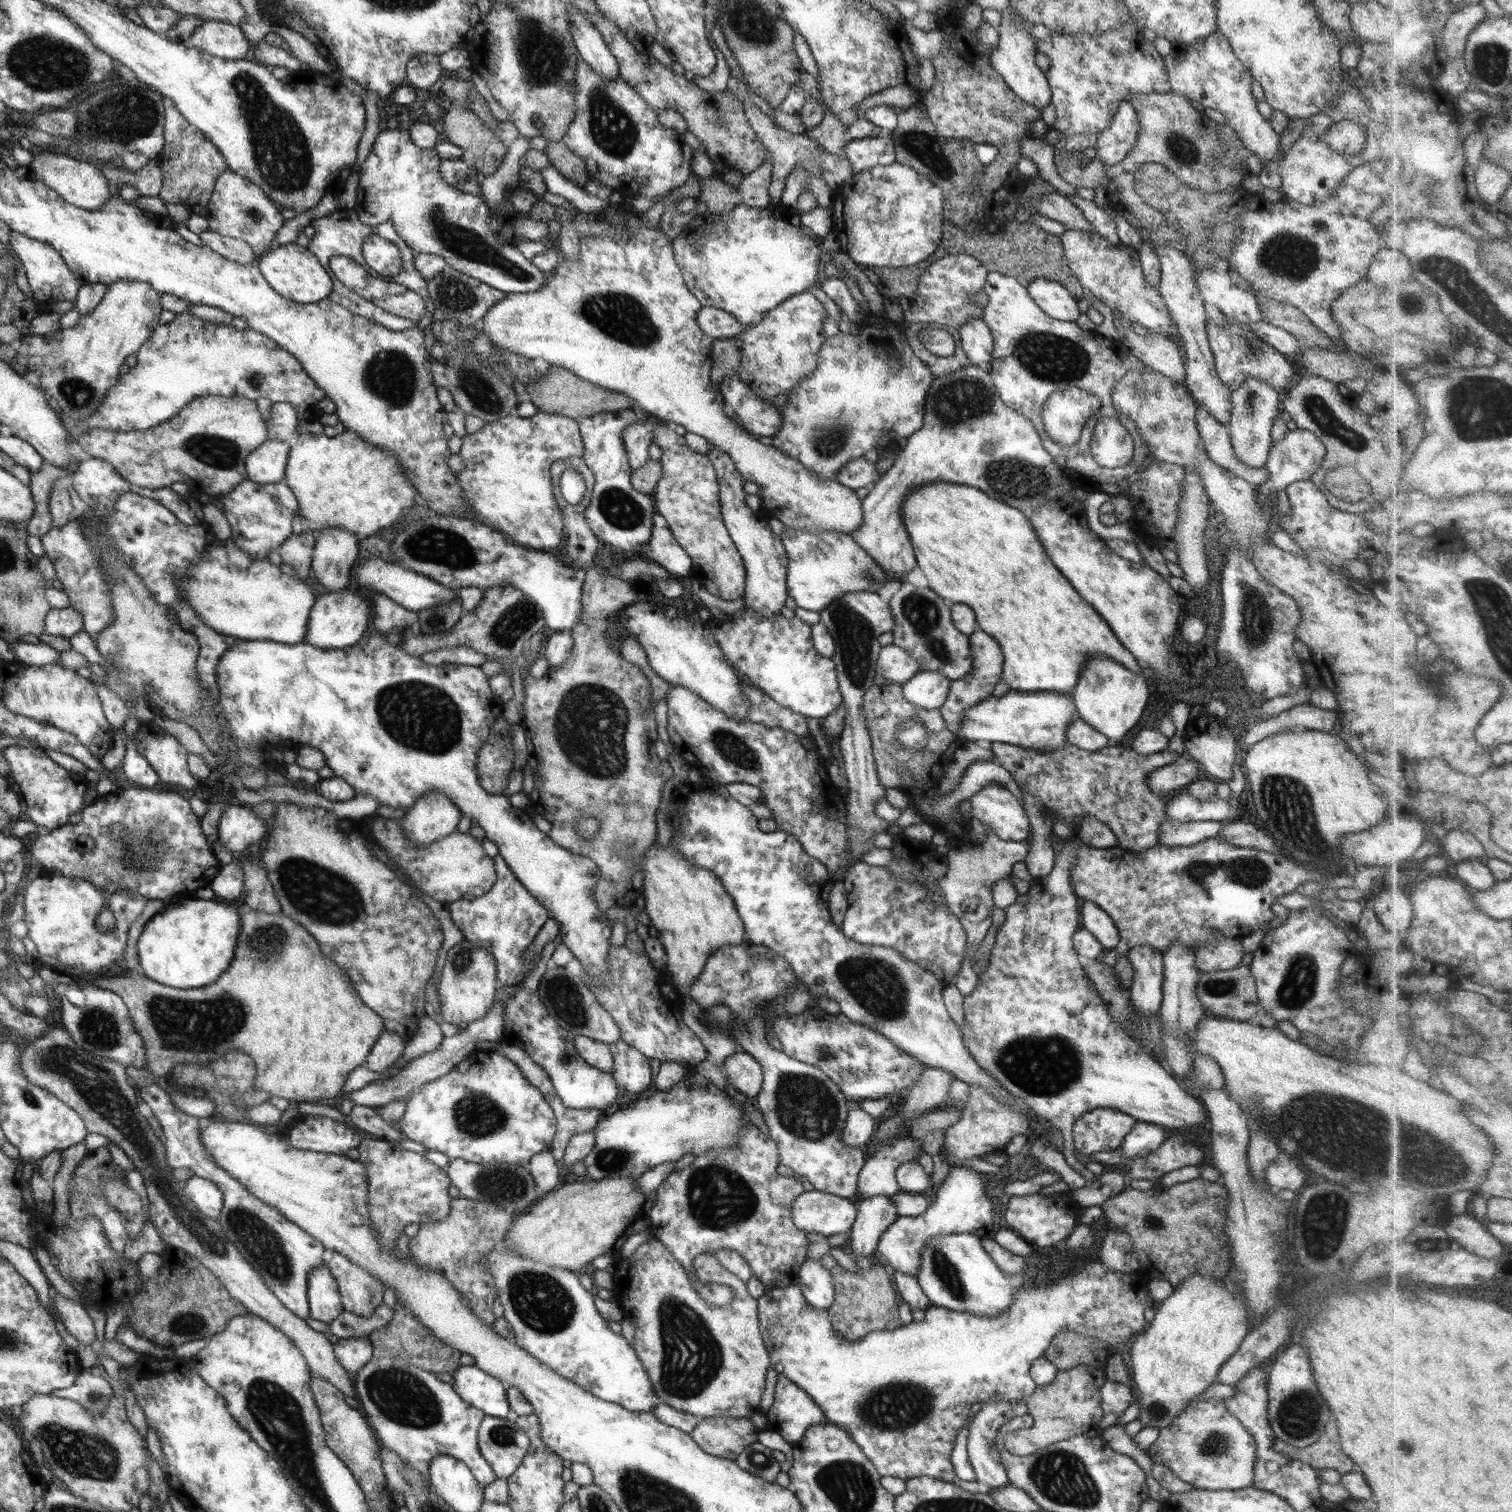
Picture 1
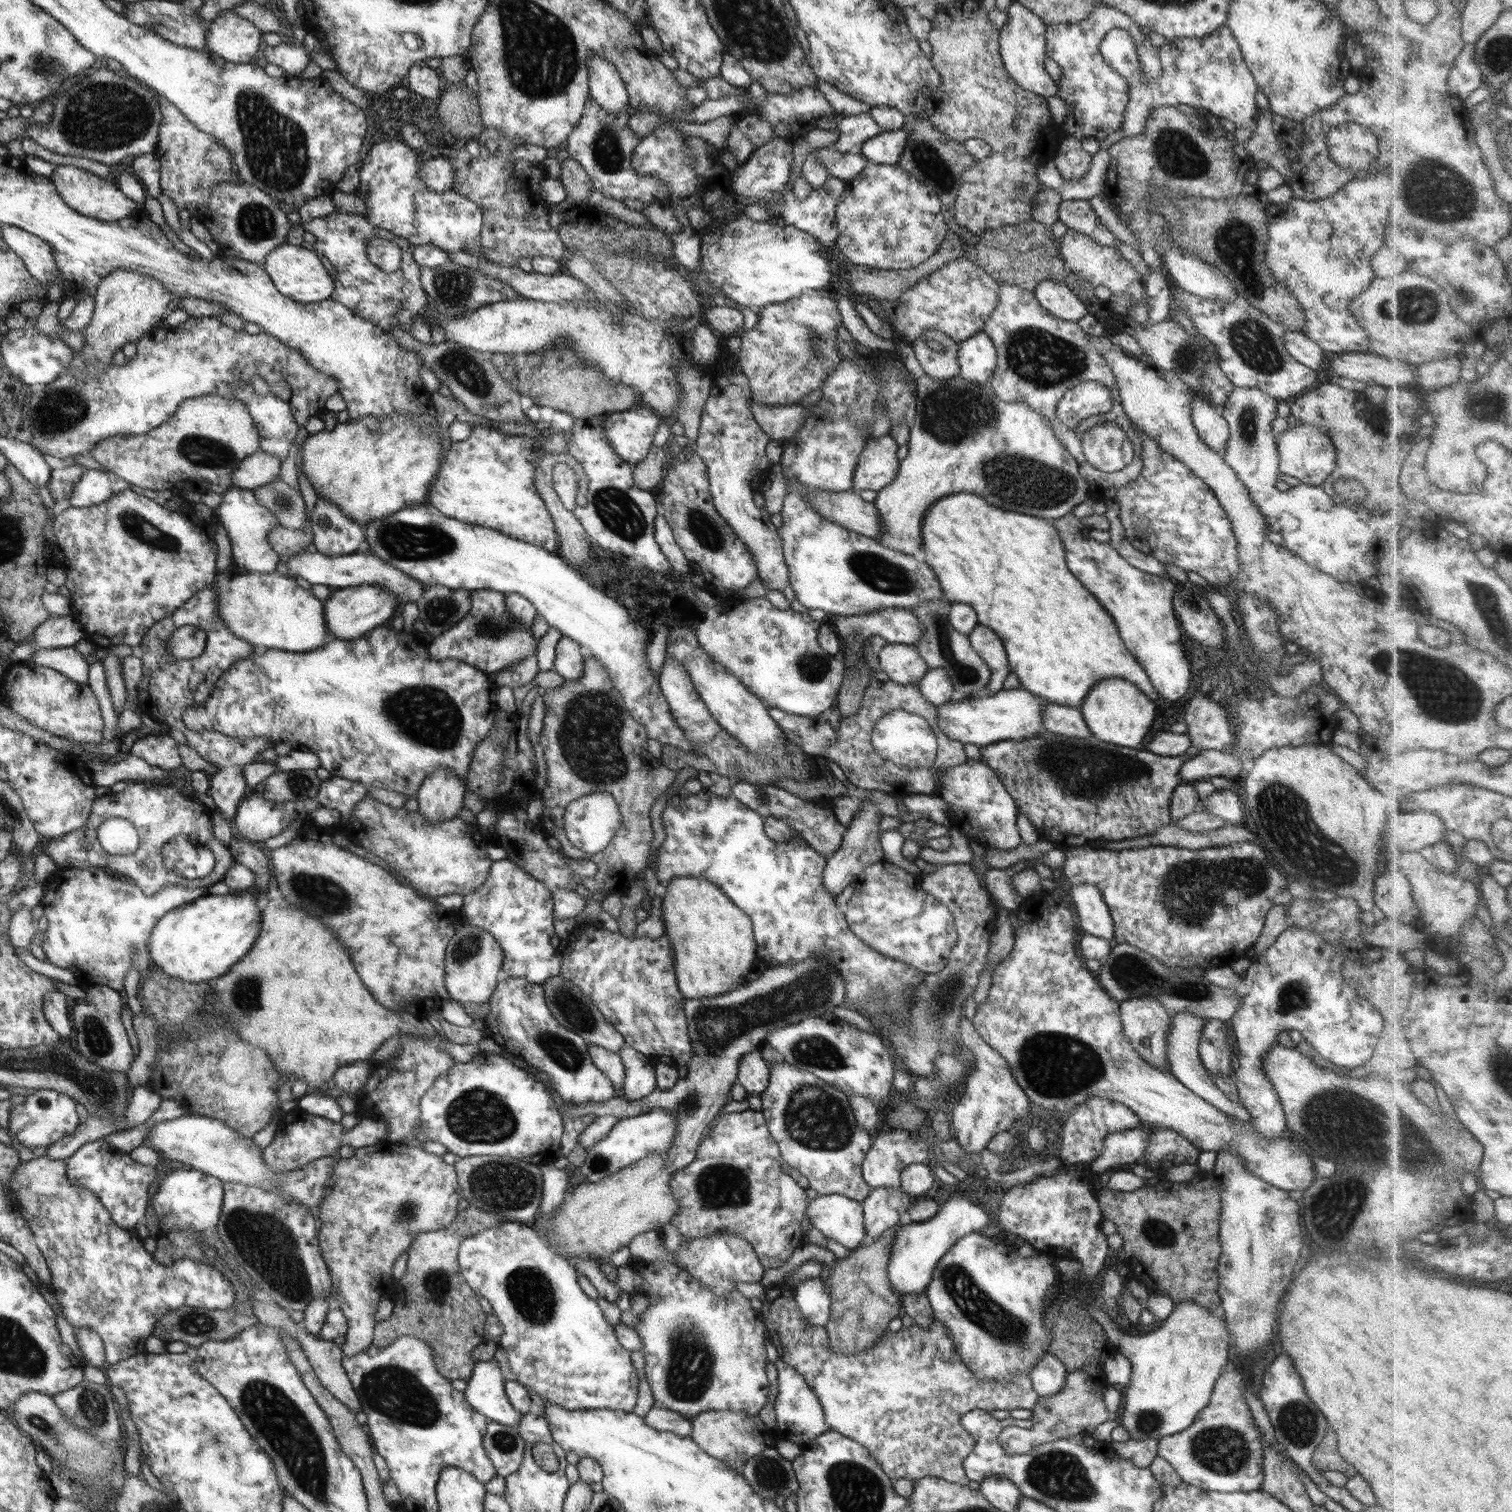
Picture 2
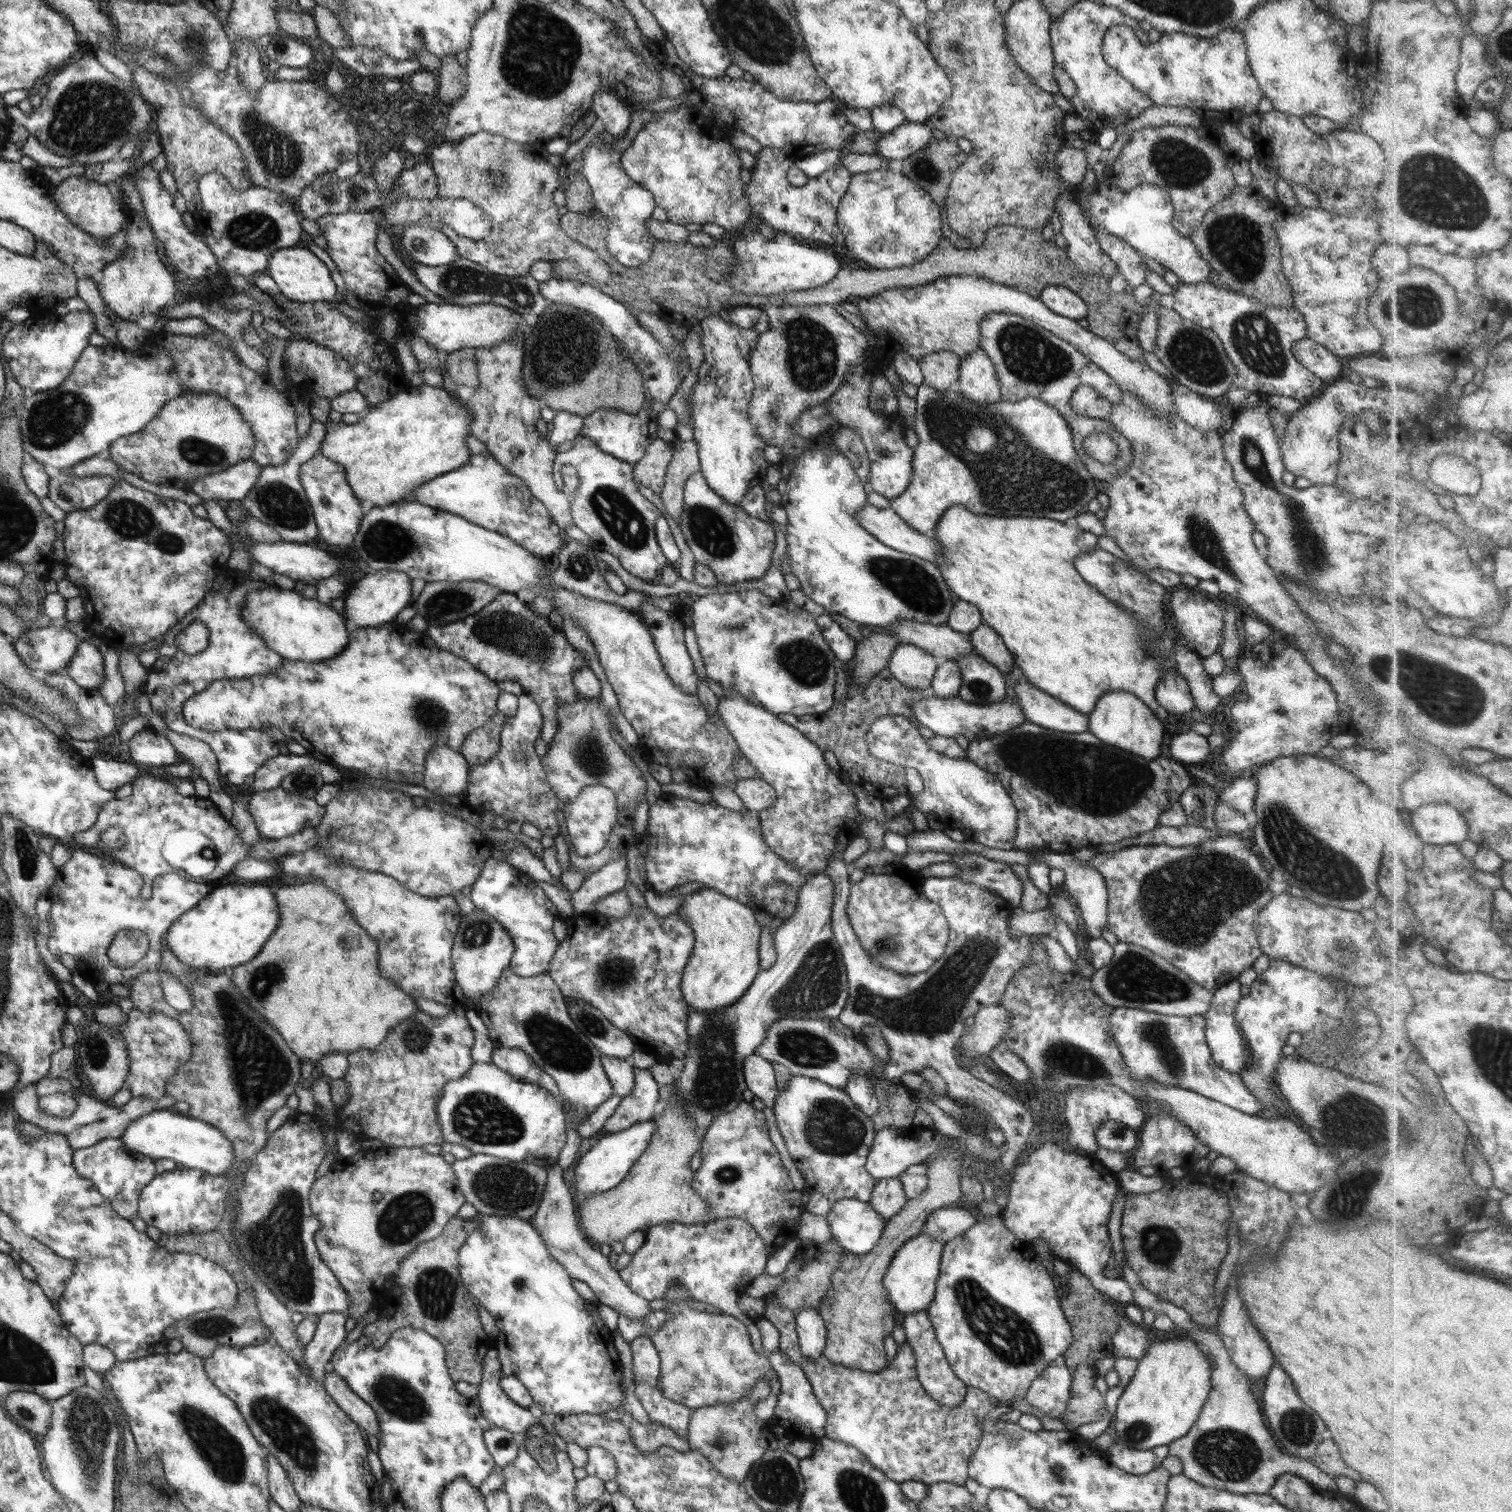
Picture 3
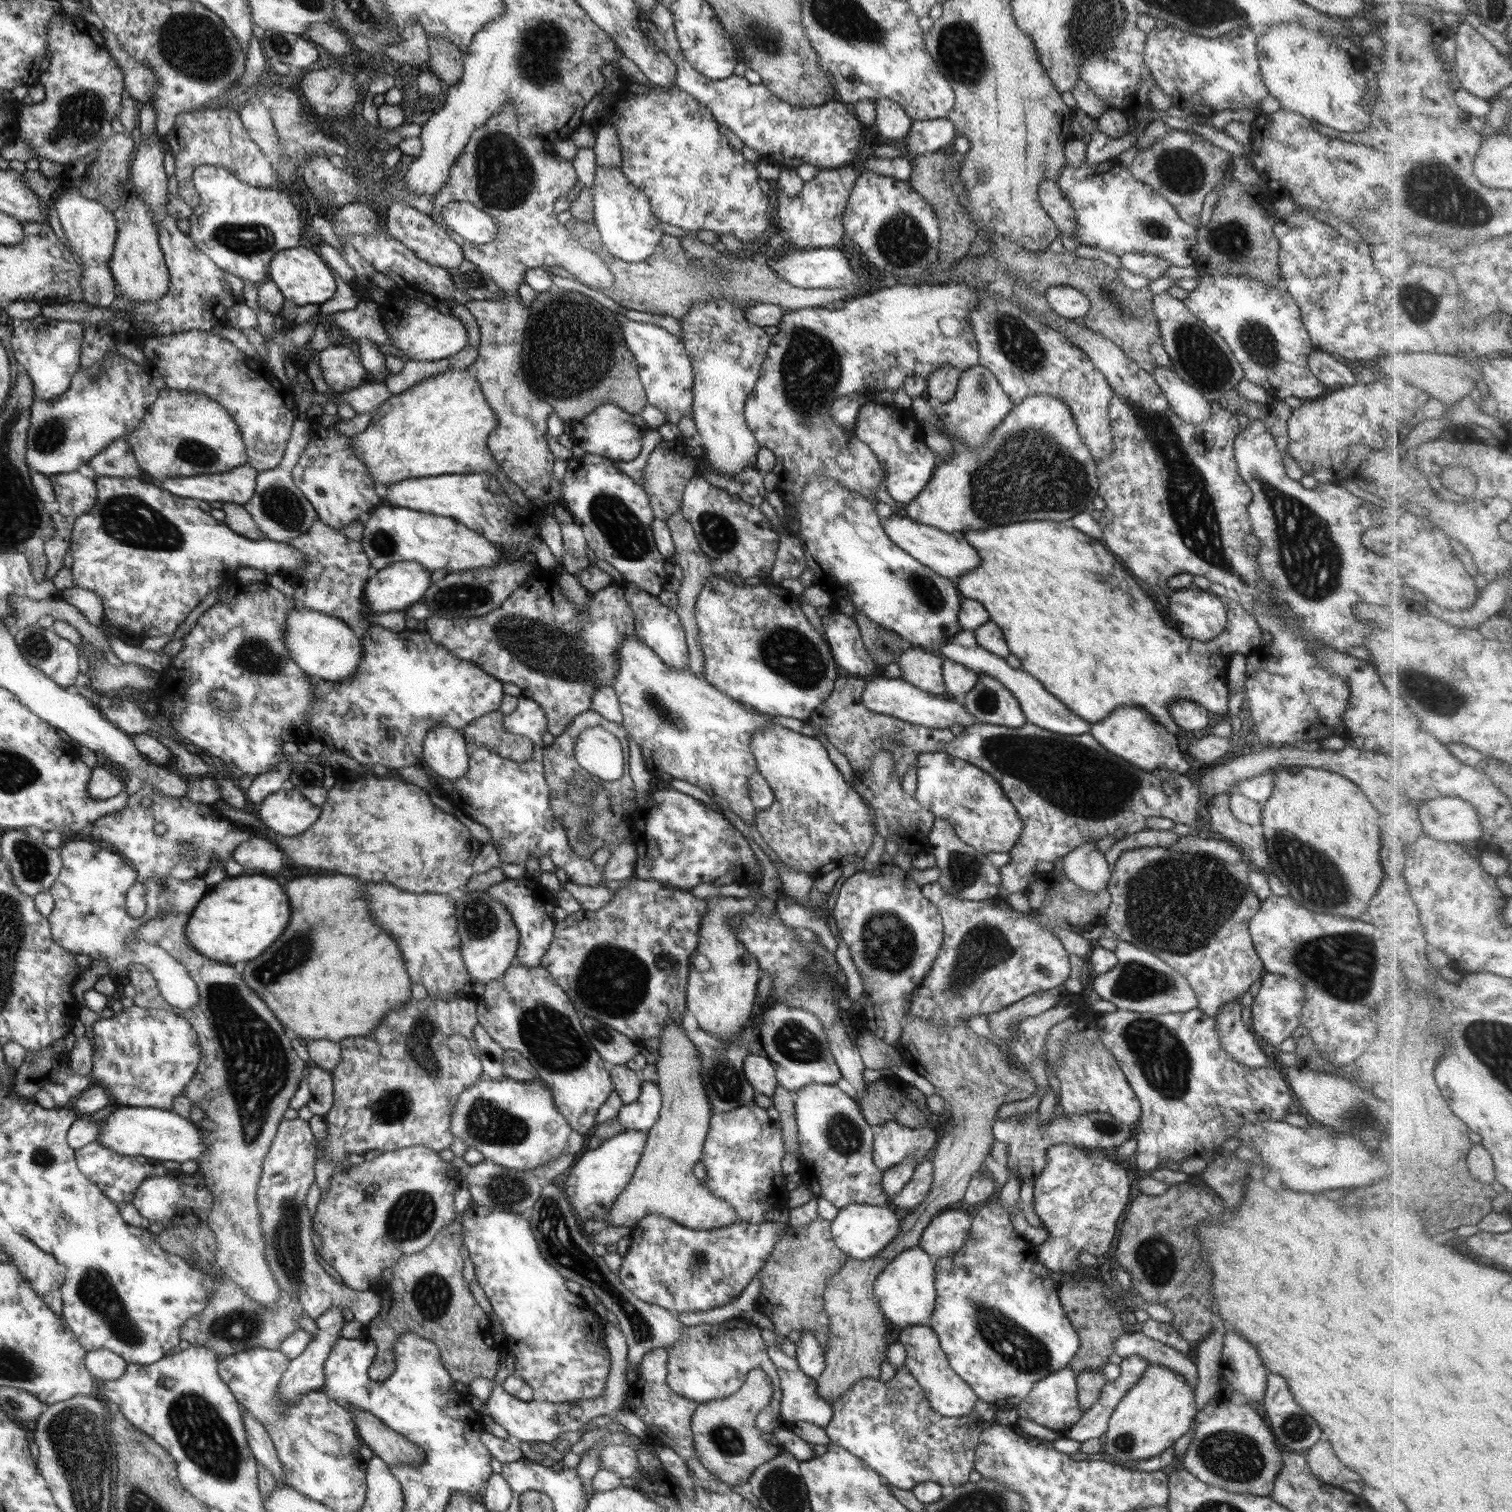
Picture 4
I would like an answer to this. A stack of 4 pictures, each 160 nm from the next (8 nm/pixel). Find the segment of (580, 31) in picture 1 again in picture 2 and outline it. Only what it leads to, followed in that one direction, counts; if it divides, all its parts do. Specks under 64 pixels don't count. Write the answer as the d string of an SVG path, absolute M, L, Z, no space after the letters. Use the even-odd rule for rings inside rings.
M600 55L587 60L589 96L609 113L627 111L629 94L618 70Z

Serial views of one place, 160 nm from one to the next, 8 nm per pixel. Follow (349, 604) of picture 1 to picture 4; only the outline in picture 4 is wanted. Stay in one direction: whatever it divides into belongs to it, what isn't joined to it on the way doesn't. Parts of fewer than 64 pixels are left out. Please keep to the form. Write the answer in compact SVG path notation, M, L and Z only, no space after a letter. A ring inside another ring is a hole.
M420 563L390 564L369 578L364 588L369 613L400 611L420 601L431 586L431 573Z

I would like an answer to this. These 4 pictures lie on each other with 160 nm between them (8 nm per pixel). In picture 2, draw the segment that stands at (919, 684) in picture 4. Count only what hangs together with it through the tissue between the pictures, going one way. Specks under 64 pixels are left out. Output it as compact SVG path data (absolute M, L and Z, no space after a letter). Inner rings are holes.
M887 643L877 657L881 676L901 685L917 683L929 671L912 644Z

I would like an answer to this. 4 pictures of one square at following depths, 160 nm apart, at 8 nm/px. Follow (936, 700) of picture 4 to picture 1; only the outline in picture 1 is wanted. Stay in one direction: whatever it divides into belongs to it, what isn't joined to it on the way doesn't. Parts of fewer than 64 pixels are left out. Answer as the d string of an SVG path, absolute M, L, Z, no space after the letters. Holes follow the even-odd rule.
M1010 690L1002 697L990 696L971 706L965 712L965 719L961 722L958 736L963 742L988 740L991 743L1001 742L1013 744L1020 748L1034 748L1040 752L1056 750L1067 745L1066 731L1073 723L1072 713L1074 712L1074 716L1076 716L1076 709L1066 695L1058 694L1058 692L1017 692Z

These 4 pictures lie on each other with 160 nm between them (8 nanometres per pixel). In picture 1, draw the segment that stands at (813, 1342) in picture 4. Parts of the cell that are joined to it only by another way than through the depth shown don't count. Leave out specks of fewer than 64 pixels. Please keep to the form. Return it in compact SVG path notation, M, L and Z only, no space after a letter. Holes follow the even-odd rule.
M806 1259L798 1269L798 1286L802 1289L808 1304L826 1309L834 1302L835 1284L831 1269L820 1261Z

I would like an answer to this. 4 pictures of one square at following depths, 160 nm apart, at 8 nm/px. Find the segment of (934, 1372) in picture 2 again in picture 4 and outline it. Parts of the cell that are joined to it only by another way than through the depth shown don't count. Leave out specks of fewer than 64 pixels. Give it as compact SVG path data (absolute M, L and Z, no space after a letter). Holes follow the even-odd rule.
M905 1364L897 1369L892 1380L882 1382L879 1378L862 1378L862 1380L858 1380L854 1386L848 1388L848 1390L842 1394L842 1398L838 1398L838 1400L828 1400L828 1405L832 1407L834 1414L831 1422L824 1427L824 1430L826 1431L831 1443L840 1446L841 1448L848 1450L851 1454L861 1458L871 1469L874 1469L883 1479L885 1479L885 1482L888 1482L896 1488L904 1489L905 1491L910 1491L911 1488L914 1488L914 1485L928 1481L936 1482L941 1484L943 1487L956 1487L966 1484L968 1482L968 1476L974 1468L974 1459L977 1455L976 1450L978 1445L980 1445L980 1434L994 1423L994 1415L996 1415L996 1411L998 1411L998 1407L996 1407L995 1404L984 1402L980 1399L978 1400L978 1404L974 1406L974 1412L970 1412L968 1416L958 1416L958 1418L941 1416L934 1412L934 1410L930 1407L928 1400L924 1398L920 1391L918 1380L915 1380L914 1376L908 1372L908 1367Z

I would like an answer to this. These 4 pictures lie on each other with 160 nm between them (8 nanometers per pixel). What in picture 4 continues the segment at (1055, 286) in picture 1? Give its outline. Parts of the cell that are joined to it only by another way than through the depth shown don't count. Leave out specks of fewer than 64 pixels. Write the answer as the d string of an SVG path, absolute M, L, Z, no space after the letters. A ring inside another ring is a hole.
M1050 287L1044 294L1050 308L1062 318L1082 318L1089 314L1089 298L1072 287Z

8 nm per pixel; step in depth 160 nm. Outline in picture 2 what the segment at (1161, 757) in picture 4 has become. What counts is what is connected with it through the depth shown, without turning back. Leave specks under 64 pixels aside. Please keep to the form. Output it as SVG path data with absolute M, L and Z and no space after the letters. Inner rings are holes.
M1122 677L1099 680L1088 692L1079 709L1092 735L1098 736L1104 742L1135 749L1142 748L1144 738L1148 736L1150 725L1156 716L1156 702L1134 686L1134 683Z

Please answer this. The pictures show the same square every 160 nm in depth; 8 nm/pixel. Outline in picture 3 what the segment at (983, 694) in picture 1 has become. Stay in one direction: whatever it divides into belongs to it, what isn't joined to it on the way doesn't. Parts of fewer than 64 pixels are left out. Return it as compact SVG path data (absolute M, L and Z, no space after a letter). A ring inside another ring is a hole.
M982 623L970 633L970 638L975 652L984 660L993 664L1004 675L1011 672L1015 665L1014 655L991 626Z

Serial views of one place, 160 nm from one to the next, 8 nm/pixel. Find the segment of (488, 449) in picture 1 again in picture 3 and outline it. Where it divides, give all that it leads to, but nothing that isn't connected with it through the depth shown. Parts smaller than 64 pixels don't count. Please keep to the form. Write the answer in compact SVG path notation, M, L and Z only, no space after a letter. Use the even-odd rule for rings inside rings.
M488 449L482 454L471 453L470 460L460 468L428 481L416 489L412 496L415 496L412 501L454 513L482 525L482 528L503 533L536 556L547 558L548 554L554 554L558 548L562 548L560 527L552 522L553 518L550 518L545 504L533 496L518 476L512 476Z

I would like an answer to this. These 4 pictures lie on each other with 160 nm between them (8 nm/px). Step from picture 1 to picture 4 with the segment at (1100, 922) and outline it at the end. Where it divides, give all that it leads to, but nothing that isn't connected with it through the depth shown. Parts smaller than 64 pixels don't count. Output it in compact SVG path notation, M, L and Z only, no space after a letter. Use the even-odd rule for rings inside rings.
M1089 838L1062 858L1063 874L1084 893L1098 893L1107 888L1113 868L1105 855L1097 851L1096 841Z

